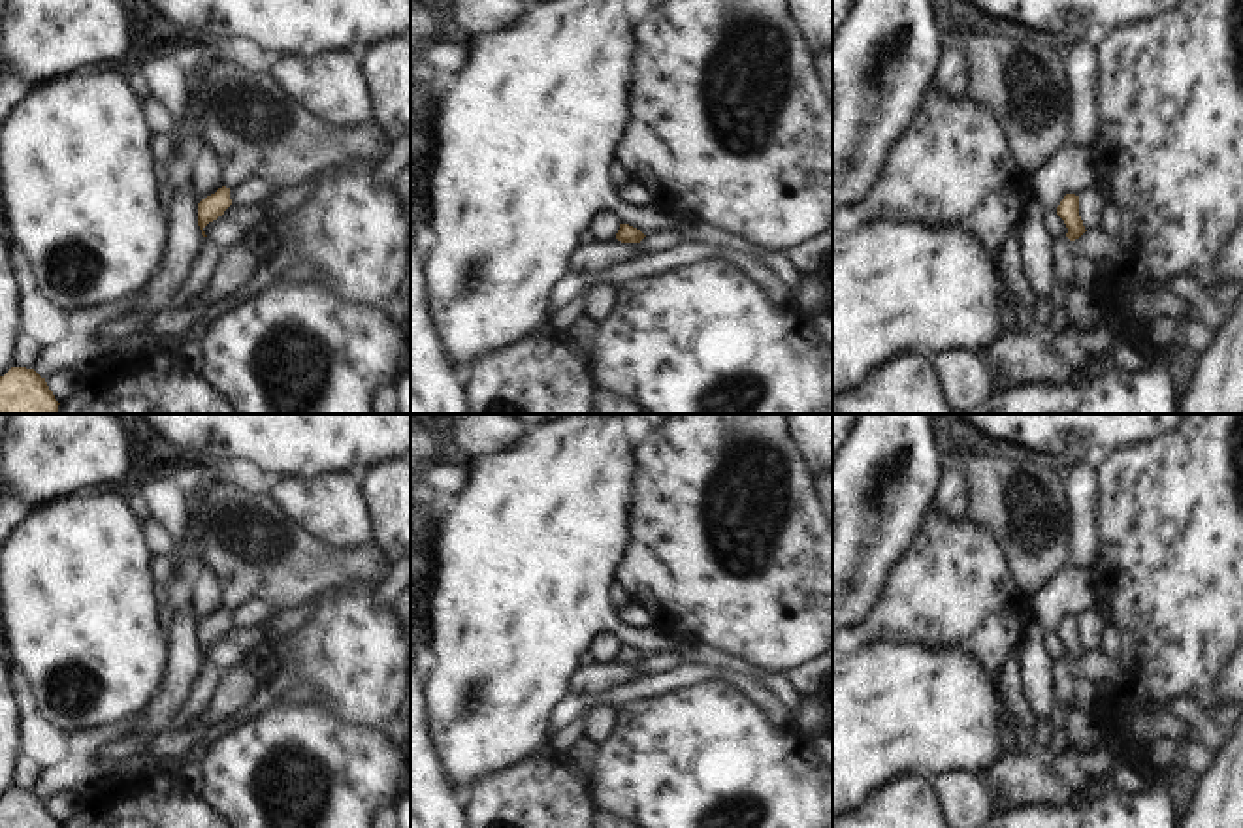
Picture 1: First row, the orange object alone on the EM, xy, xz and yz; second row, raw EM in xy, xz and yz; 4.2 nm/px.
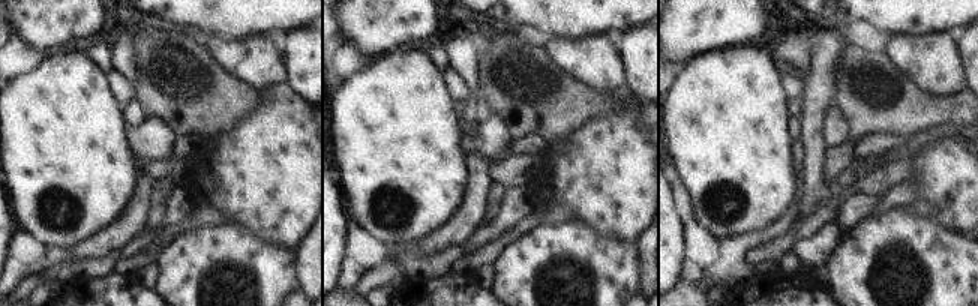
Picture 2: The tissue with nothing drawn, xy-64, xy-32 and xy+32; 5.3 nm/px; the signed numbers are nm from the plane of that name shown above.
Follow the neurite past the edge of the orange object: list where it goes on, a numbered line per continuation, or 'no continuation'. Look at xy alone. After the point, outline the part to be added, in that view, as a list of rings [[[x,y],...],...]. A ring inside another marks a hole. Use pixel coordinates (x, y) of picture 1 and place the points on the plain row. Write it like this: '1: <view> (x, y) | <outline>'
1: xy (255, 552) | [[[211,480],[200,491],[190,491],[185,510],[185,529],[196,563],[215,574],[226,610],[250,598],[277,610],[294,610],[305,606],[318,591],[352,580],[379,585],[390,568],[373,542],[350,549],[331,548],[298,527],[269,493],[250,493],[234,482]]]

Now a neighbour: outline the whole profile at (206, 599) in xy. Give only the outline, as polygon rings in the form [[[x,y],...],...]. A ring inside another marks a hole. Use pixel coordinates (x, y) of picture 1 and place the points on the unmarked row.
[[[198,566],[192,574],[192,587],[188,597],[188,610],[194,625],[200,625],[222,608],[224,600],[215,574],[205,566]]]

